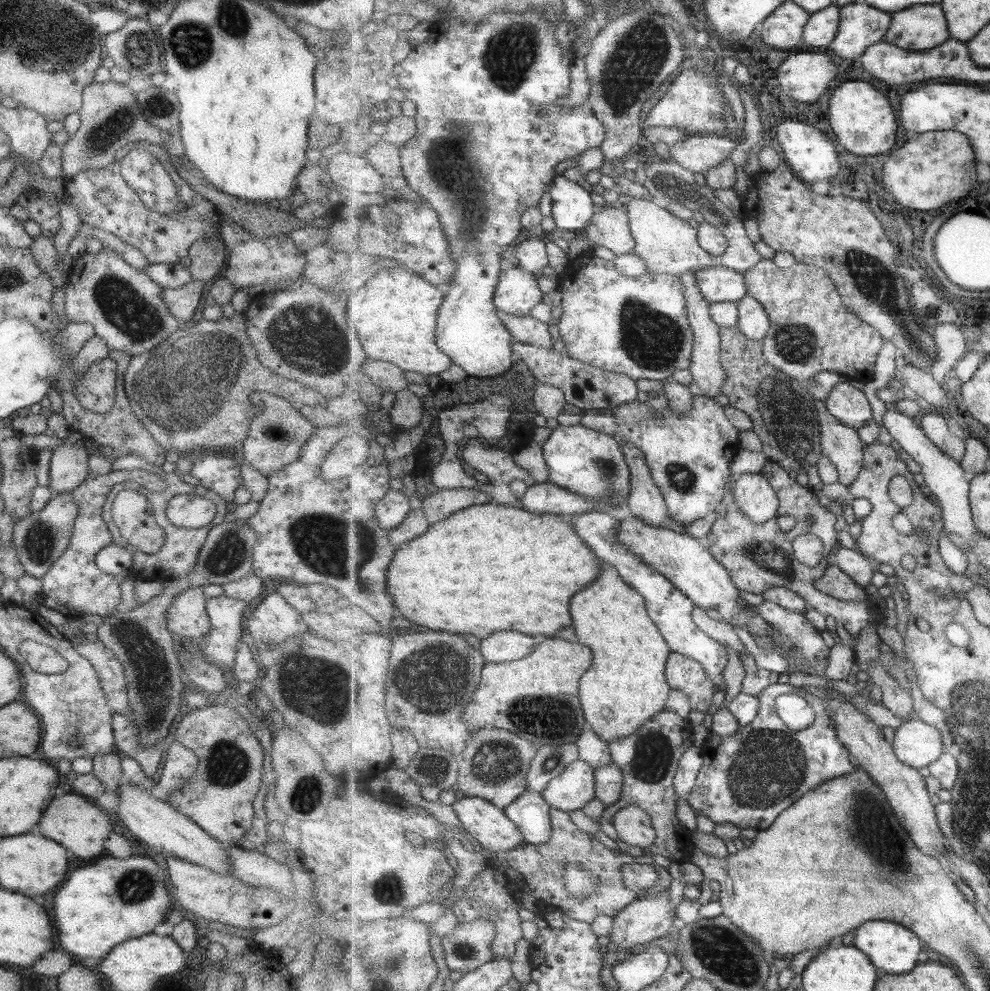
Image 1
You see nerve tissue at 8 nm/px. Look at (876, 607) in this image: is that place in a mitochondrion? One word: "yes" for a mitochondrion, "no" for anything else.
no

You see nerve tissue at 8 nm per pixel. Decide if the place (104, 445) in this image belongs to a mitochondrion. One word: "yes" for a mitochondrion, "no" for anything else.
no

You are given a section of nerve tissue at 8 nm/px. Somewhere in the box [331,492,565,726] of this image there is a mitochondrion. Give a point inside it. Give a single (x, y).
(431, 679)

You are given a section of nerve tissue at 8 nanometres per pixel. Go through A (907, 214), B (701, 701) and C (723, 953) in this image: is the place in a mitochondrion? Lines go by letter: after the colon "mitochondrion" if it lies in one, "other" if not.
A: other
B: other
C: mitochondrion

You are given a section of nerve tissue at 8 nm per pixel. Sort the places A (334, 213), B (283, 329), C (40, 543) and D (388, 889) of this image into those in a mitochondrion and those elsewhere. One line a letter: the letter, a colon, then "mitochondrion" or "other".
A: other
B: mitochondrion
C: mitochondrion
D: mitochondrion

